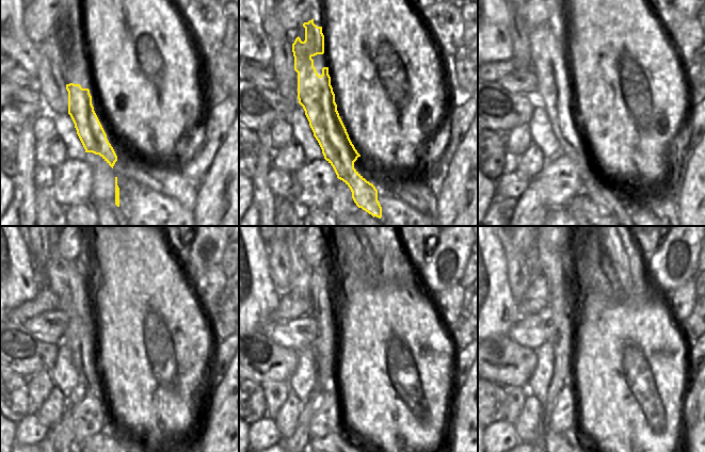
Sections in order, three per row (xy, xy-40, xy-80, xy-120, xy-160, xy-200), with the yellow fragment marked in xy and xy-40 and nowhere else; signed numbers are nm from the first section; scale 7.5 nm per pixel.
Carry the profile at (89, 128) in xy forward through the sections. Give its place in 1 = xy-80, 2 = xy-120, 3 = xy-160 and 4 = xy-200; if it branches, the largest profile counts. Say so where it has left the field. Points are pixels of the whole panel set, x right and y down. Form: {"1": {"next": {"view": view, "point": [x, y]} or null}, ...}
{"1": {"next": {"view": "xy-80", "point": [554, 92]}}, "2": {"next": {"view": "xy-120", "point": [80, 344]}}, "3": {"next": {"view": "xy-160", "point": [299, 269]}}, "4": {"next": {"view": "xy-200", "point": [533, 261]}}}

